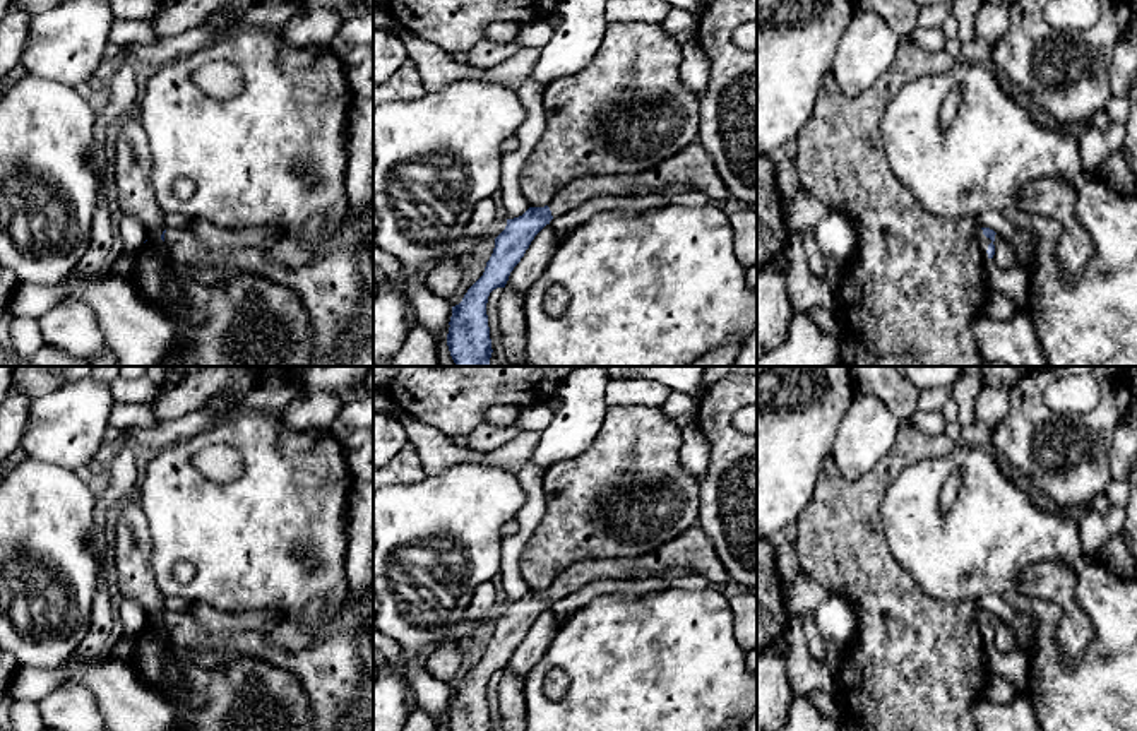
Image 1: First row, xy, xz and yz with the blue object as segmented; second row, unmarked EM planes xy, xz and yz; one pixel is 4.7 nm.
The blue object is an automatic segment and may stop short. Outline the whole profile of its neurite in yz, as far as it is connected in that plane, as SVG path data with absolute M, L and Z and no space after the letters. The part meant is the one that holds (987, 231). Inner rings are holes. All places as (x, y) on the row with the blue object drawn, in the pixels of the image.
M979 228L976 231L976 240L978 240L978 245L981 248L981 259L986 264L993 262L993 255L995 255L995 231L990 229L990 228Z

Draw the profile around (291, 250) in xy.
M313 214L300 231L298 236L283 236L277 226L243 226L226 229L205 219L197 219L188 224L195 238L209 250L224 248L224 236L229 233L231 241L228 247L236 248L264 248L277 264L293 269L305 264L313 255L313 245L320 238L320 229L325 223L325 214Z

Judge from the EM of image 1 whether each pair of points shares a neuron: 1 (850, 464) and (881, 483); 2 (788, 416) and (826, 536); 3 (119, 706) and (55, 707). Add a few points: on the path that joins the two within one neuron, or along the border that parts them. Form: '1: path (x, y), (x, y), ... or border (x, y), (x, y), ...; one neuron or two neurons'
1: border (892, 445), (855, 480), (846, 480), (829, 456); two neurons
2: border (827, 456), (817, 476), (812, 499), (795, 521); two neurons
3: border (62, 683), (74, 682), (84, 685), (101, 713); two neurons

